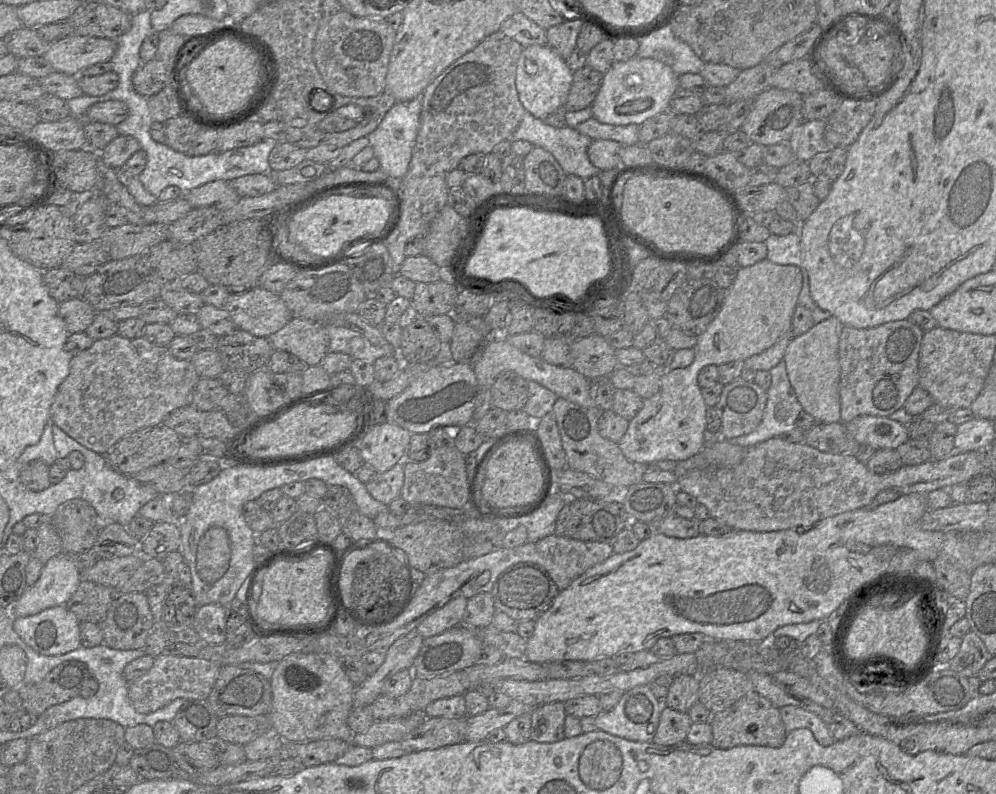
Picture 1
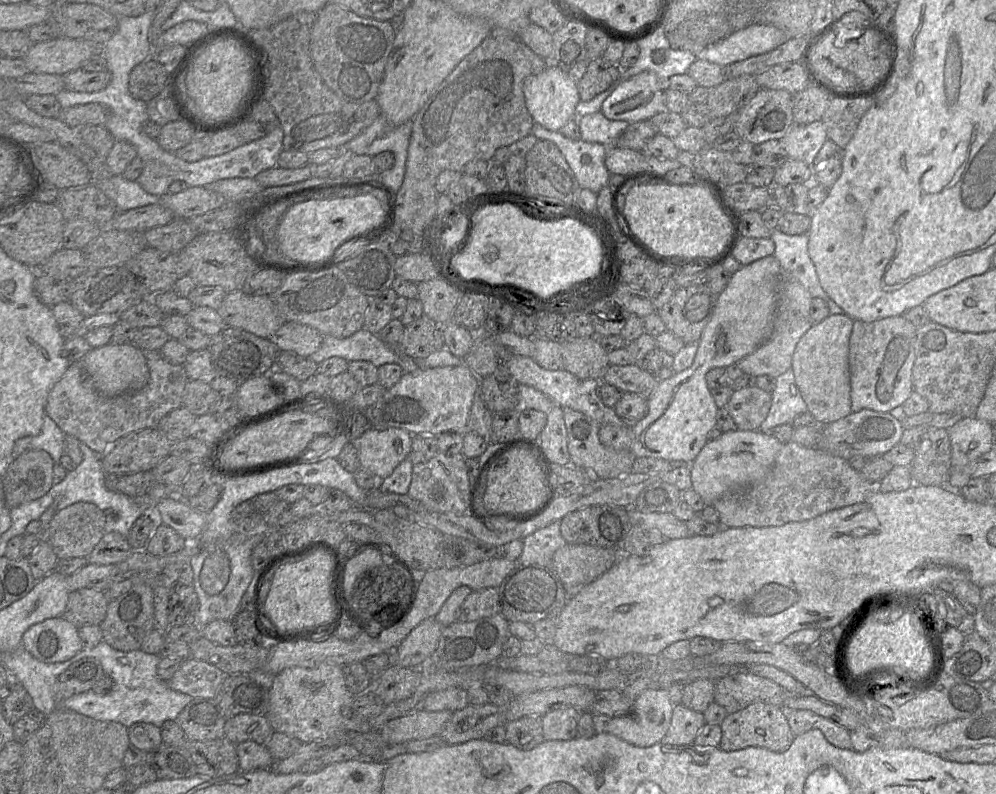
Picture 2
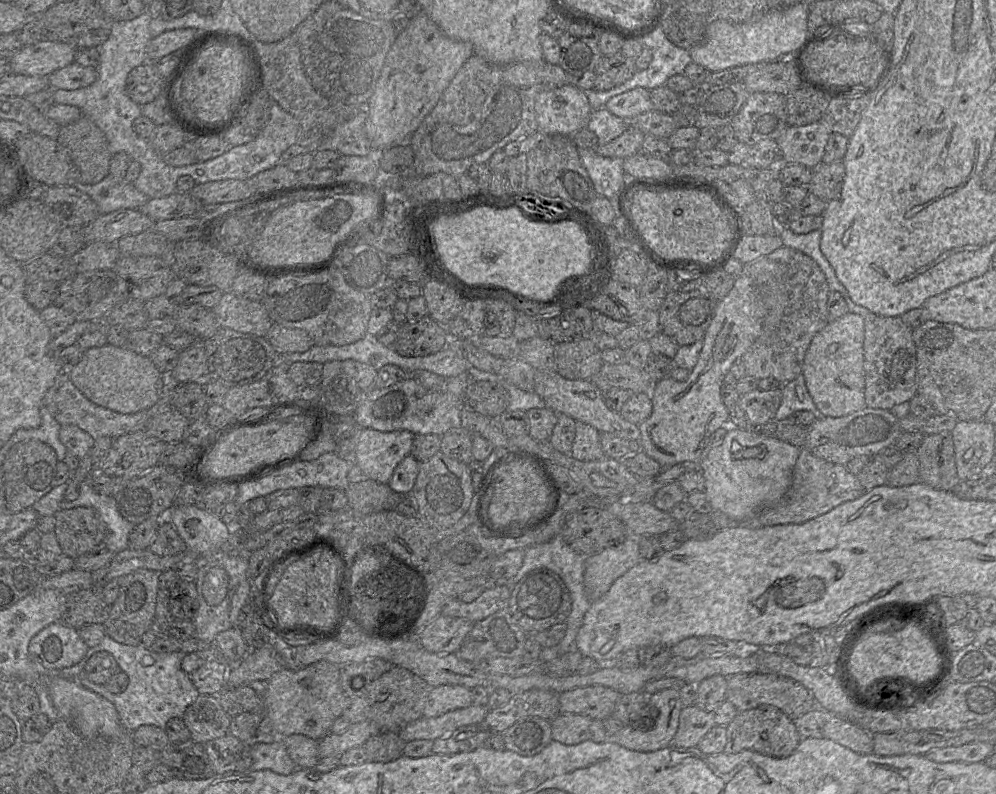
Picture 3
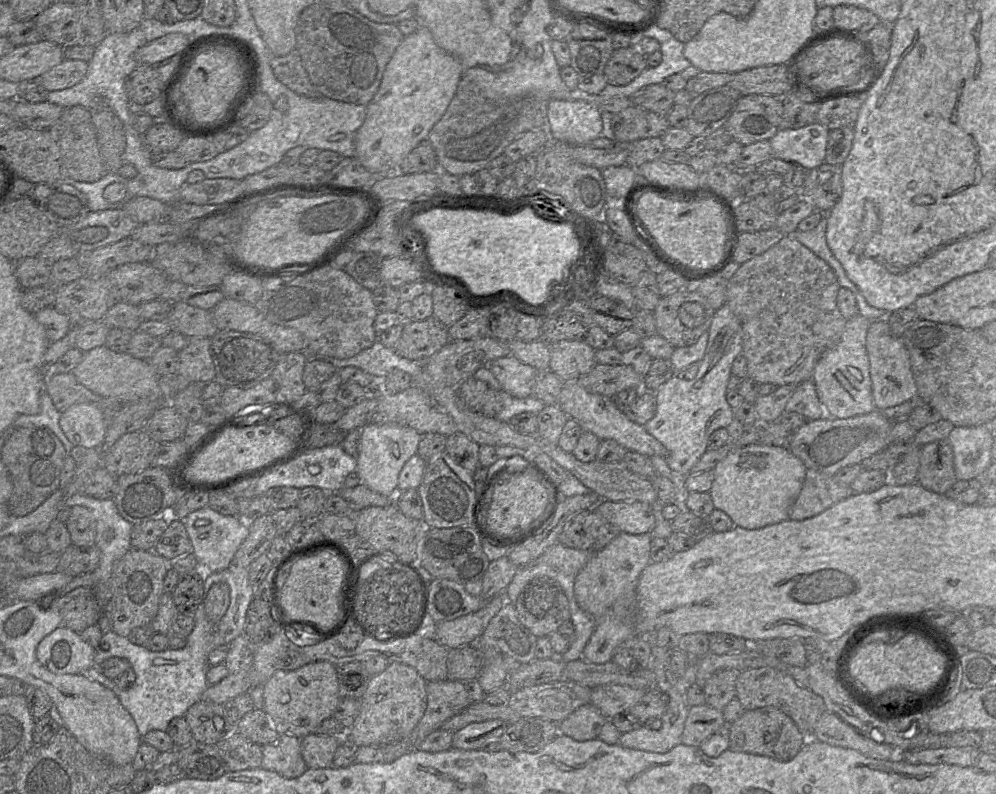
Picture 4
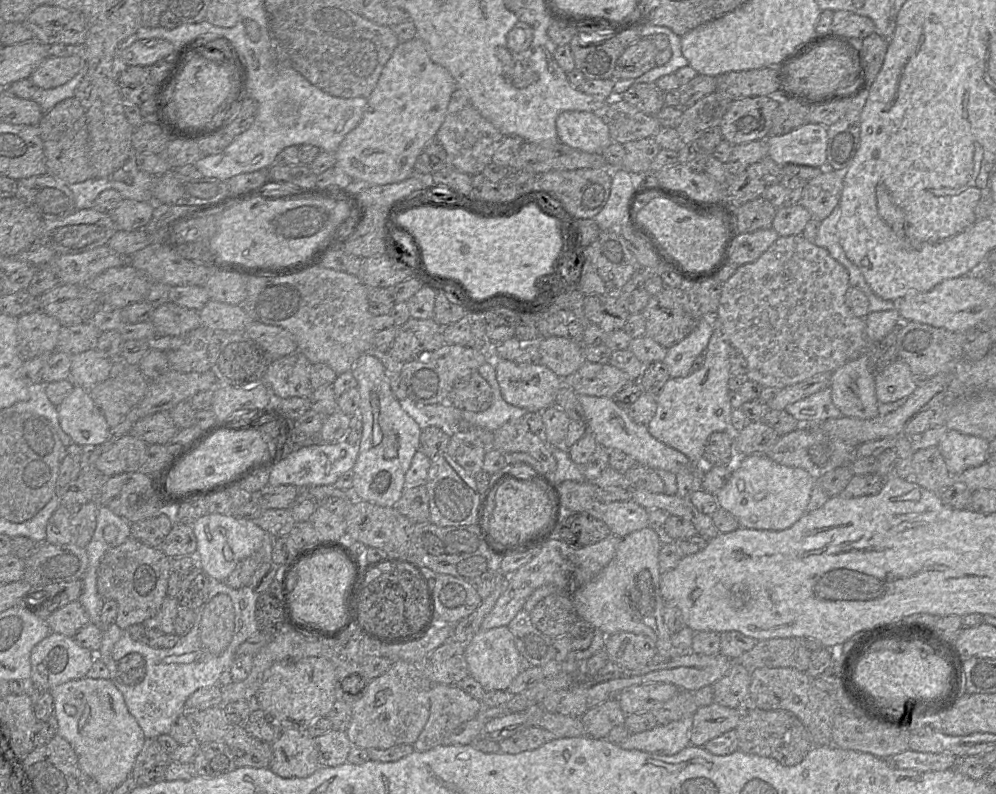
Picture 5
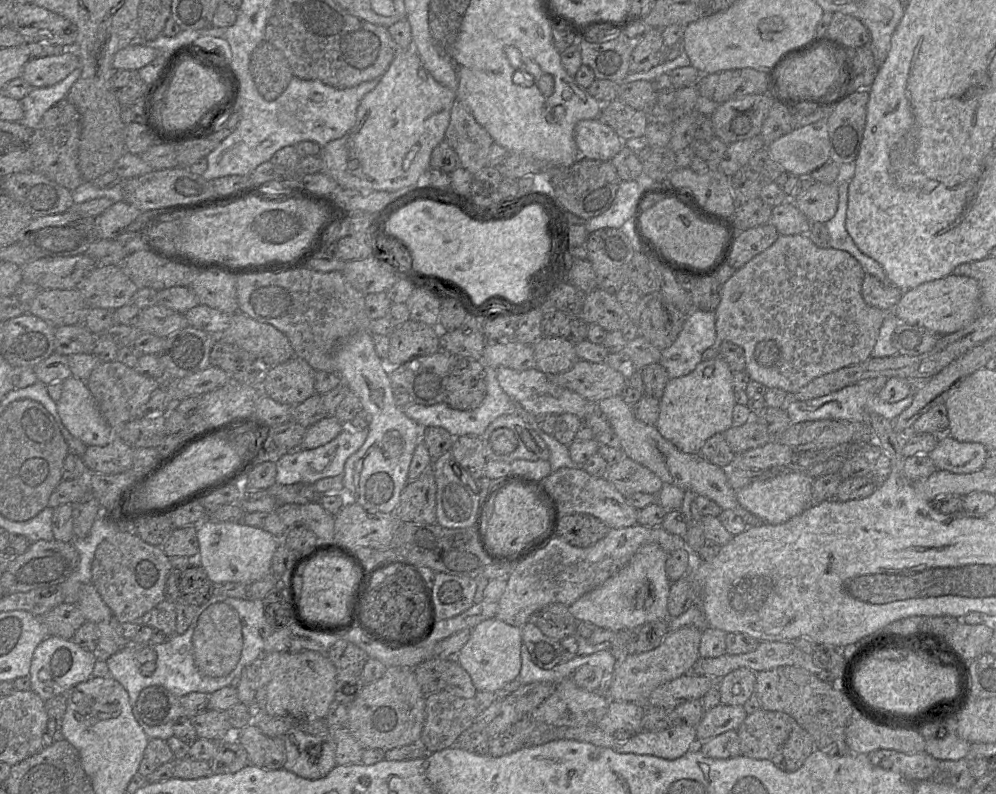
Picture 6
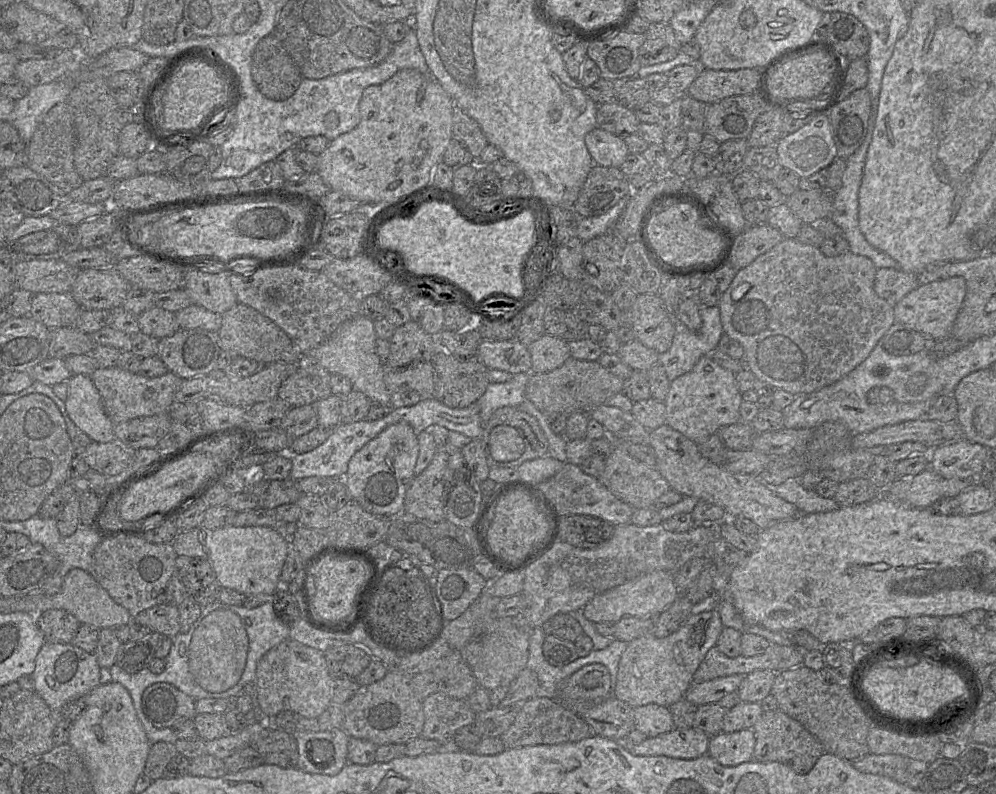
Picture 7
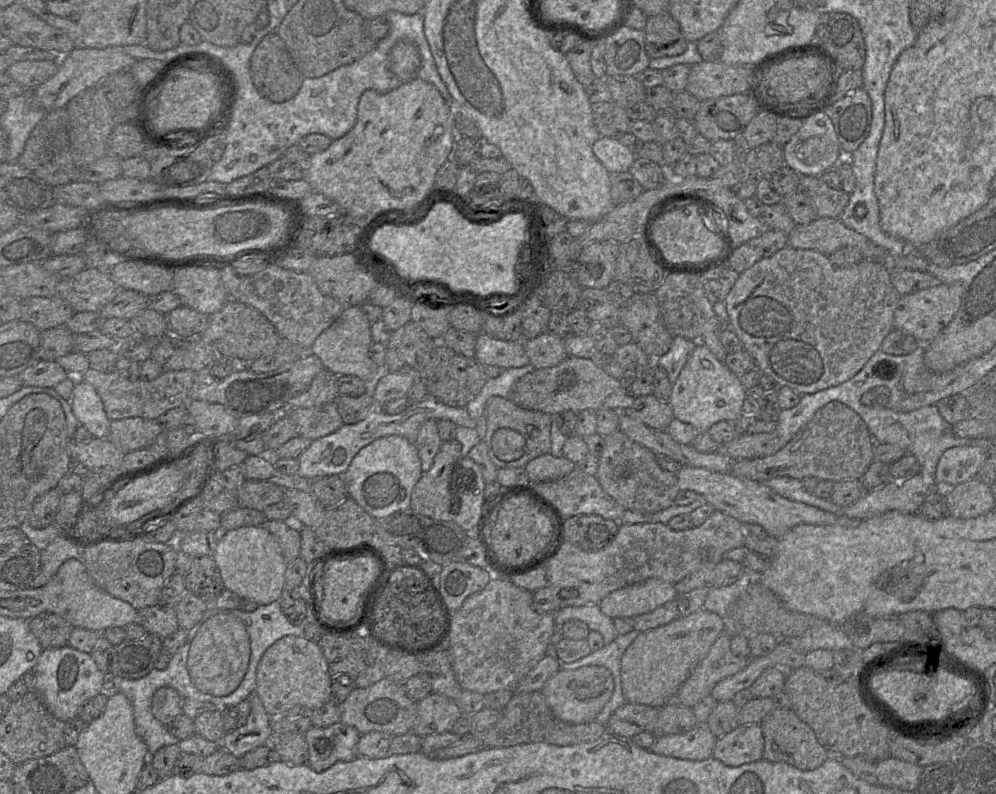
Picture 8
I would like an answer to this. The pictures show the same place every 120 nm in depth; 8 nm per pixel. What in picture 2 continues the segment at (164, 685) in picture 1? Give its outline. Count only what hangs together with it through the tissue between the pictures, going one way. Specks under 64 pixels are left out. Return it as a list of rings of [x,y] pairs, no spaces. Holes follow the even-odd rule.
[[[187,658],[167,683],[172,690],[192,698],[215,698],[225,676],[207,662]]]

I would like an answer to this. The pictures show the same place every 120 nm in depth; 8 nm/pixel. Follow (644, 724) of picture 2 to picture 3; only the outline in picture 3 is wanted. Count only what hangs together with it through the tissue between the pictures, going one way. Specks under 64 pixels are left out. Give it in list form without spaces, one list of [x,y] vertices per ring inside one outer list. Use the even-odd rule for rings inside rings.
[[[680,688],[661,690],[649,696],[649,707],[654,710],[653,728],[641,731],[632,726],[632,722],[611,740],[627,749],[653,752],[670,746],[679,727],[679,718],[685,707],[681,701]]]

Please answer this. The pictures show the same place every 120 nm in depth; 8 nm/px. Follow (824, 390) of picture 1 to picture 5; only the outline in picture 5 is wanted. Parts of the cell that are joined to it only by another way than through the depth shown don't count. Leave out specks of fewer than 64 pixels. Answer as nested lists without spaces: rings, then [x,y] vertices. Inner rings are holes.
[[[869,348],[831,373],[829,389],[842,416],[871,419],[879,415],[874,375],[869,369]]]

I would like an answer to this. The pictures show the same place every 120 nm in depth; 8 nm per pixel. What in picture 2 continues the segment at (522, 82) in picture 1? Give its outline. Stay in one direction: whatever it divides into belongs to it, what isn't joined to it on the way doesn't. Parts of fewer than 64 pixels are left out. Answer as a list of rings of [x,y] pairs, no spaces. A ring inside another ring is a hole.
[[[548,65],[541,73],[530,75],[523,82],[526,107],[534,123],[551,131],[560,131],[571,118],[577,117],[576,107],[580,102],[577,83],[567,72],[556,65]]]

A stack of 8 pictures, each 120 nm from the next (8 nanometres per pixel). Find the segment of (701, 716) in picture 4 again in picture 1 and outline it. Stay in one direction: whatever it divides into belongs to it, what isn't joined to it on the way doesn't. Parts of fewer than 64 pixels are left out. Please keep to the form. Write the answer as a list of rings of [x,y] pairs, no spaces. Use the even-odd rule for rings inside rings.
[[[664,706],[652,742],[659,745],[682,743],[686,740],[692,723],[688,713]]]

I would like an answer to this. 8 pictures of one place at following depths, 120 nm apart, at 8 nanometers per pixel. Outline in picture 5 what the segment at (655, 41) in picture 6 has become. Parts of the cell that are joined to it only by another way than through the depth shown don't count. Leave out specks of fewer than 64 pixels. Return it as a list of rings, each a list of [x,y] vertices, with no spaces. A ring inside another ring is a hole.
[[[640,38],[625,47],[618,58],[614,71],[614,80],[637,78],[656,67],[655,57],[658,53],[652,38]]]

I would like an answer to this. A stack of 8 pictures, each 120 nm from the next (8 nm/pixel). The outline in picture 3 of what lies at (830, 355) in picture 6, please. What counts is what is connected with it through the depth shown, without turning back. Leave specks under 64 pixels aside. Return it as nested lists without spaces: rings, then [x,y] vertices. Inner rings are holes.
[[[788,246],[743,264],[744,273],[752,280],[767,309],[761,335],[741,357],[746,375],[757,380],[774,378],[785,384],[801,374],[812,339],[830,322],[827,309],[830,287],[813,258]]]

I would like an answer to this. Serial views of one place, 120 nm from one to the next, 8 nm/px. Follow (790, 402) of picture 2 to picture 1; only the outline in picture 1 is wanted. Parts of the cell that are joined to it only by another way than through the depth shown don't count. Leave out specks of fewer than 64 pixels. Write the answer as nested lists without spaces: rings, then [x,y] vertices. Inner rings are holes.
[[[782,360],[769,372],[771,385],[767,390],[763,418],[752,432],[730,439],[733,444],[749,448],[772,437],[780,437],[796,426],[796,418],[803,408],[789,381],[785,362]]]

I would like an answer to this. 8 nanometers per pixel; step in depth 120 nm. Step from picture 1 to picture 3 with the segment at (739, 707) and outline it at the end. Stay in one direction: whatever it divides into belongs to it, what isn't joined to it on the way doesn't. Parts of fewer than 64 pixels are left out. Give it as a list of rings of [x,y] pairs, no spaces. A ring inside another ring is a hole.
[[[761,705],[739,712],[726,726],[726,729],[727,742],[724,749],[726,753],[751,750],[771,757],[786,758],[794,752],[802,740],[794,721],[777,707],[771,705]]]

